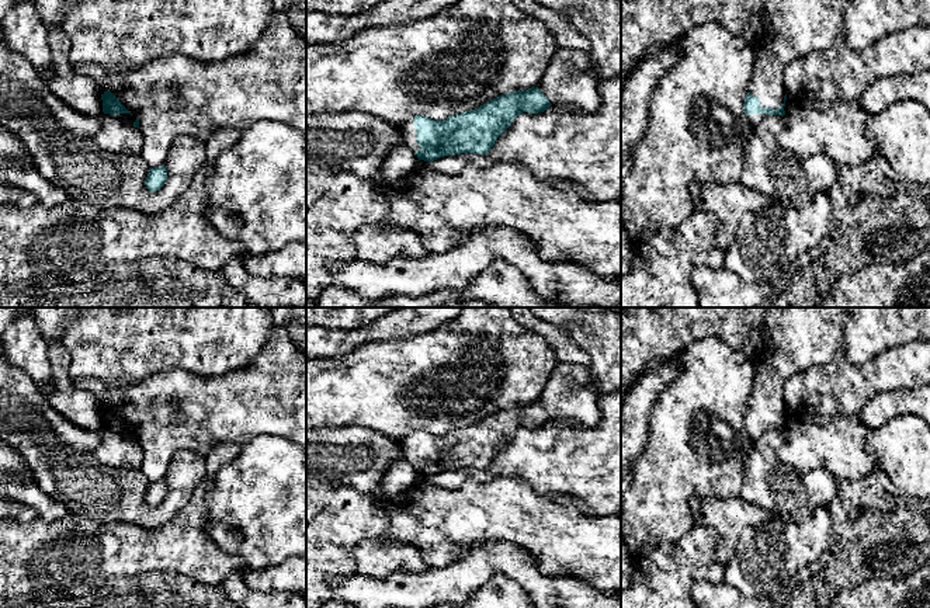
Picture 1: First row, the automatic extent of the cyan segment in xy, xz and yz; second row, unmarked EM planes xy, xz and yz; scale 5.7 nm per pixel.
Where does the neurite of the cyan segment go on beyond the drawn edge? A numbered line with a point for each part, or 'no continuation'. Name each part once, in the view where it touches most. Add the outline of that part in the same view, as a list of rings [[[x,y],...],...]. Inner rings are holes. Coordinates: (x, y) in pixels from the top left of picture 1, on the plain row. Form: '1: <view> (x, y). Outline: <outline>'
1: yz (794, 339). Outline: [[[766,308],[763,347],[750,358],[754,379],[749,396],[761,423],[784,418],[784,386],[790,378],[834,359],[851,309]]]

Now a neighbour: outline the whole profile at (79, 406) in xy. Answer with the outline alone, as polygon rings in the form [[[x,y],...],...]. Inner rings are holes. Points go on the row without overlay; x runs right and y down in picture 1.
[[[62,343],[48,344],[48,358],[52,368],[48,402],[73,424],[100,431],[103,428],[101,407],[89,390],[74,386],[70,378],[70,355]]]

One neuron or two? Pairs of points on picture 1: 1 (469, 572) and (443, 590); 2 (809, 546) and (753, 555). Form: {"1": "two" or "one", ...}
{"1": "one", "2": "one"}

